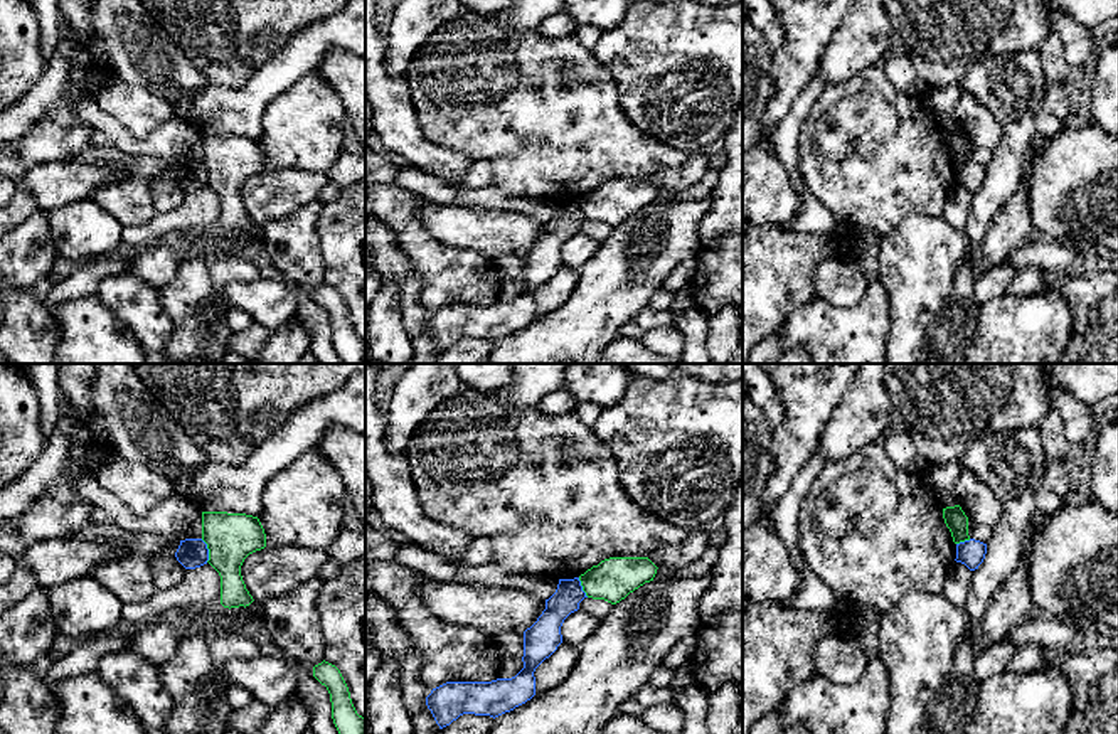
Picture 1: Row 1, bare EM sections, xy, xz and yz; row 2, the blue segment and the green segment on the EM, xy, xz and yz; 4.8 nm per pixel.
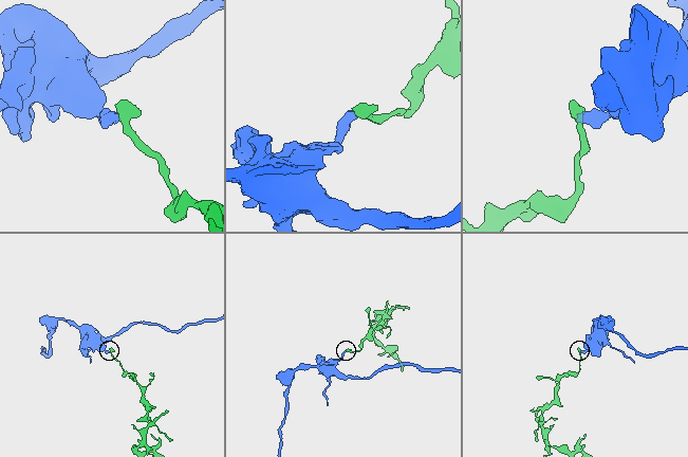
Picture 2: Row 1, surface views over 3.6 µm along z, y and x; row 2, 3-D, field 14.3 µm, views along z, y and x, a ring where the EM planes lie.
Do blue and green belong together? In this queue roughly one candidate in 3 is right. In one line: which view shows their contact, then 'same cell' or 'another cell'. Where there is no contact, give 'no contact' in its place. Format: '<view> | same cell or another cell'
xy | another cell

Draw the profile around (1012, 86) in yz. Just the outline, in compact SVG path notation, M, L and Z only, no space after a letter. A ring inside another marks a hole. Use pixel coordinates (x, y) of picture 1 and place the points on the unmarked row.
M1037 51L993 56L973 64L961 79L1004 128L992 153L983 185L972 195L966 237L972 247L983 242L993 219L1015 195L1024 180L1024 160L1039 135L1035 116L1047 81Z

